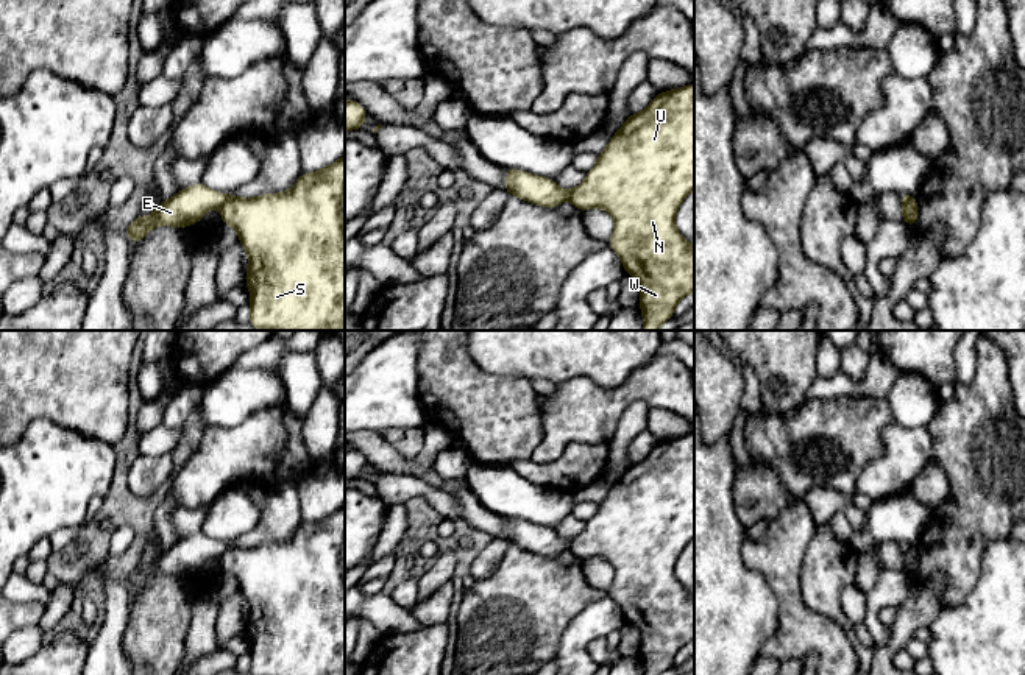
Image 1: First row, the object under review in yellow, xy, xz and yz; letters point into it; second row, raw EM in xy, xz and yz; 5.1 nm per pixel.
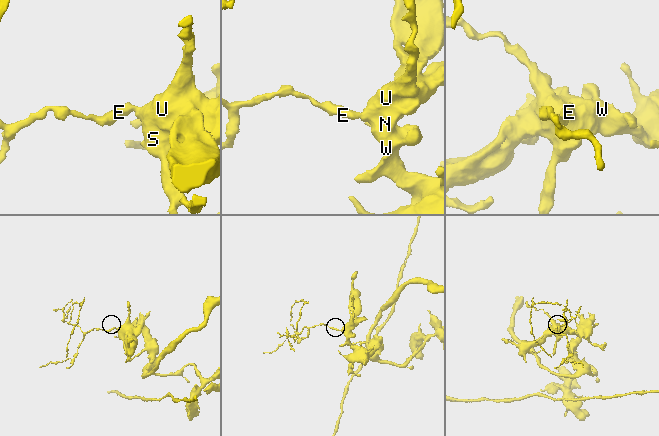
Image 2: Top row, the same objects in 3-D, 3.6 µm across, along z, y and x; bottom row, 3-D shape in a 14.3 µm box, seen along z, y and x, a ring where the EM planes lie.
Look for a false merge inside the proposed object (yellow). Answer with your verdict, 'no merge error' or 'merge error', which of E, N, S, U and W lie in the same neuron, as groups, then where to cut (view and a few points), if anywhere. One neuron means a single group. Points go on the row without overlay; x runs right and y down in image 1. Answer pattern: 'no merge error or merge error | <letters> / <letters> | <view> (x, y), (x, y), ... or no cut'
merge error | E / N S U W | xy (228, 546), (220, 557)

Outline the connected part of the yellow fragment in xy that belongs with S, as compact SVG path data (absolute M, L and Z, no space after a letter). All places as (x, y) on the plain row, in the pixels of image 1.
M345 505L318 521L301 524L287 541L226 547L220 557L222 572L236 578L248 602L245 633L251 644L251 675L345 675L345 572L340 561L343 542Z

